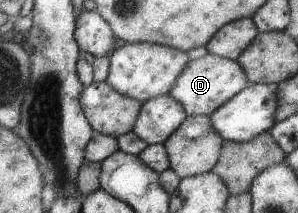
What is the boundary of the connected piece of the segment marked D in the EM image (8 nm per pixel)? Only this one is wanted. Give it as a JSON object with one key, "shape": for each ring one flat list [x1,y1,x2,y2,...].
{"shape":[[207,53,202,58,191,60,187,64,175,87,170,91,170,96,186,109,188,117,200,115,211,117,220,107,223,107,223,104,250,85,246,70,238,61]]}

